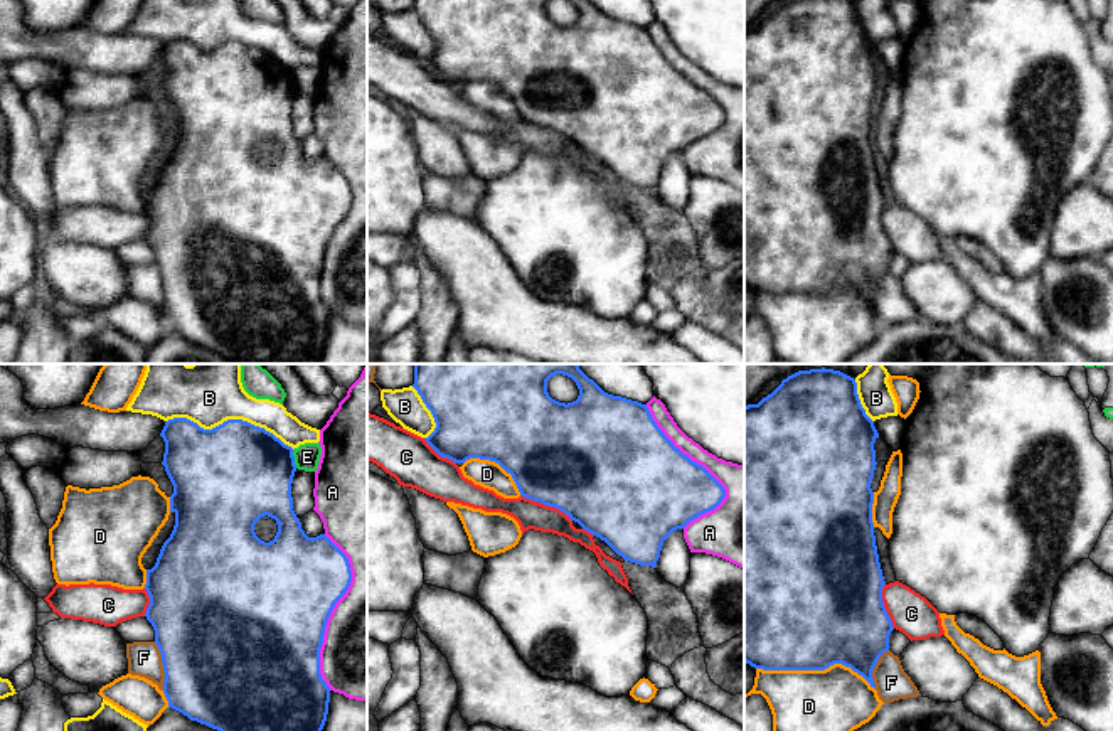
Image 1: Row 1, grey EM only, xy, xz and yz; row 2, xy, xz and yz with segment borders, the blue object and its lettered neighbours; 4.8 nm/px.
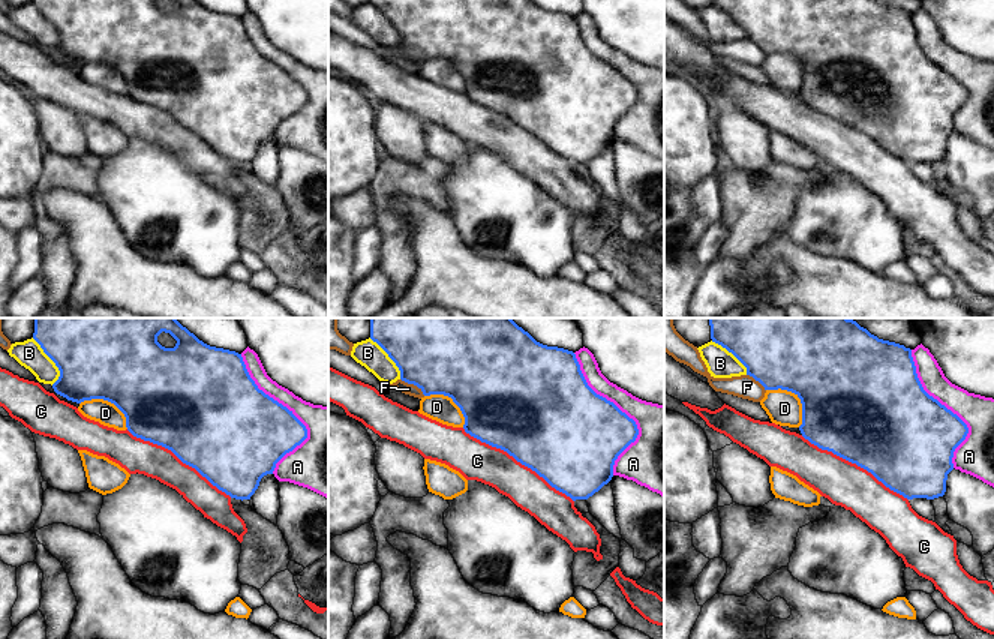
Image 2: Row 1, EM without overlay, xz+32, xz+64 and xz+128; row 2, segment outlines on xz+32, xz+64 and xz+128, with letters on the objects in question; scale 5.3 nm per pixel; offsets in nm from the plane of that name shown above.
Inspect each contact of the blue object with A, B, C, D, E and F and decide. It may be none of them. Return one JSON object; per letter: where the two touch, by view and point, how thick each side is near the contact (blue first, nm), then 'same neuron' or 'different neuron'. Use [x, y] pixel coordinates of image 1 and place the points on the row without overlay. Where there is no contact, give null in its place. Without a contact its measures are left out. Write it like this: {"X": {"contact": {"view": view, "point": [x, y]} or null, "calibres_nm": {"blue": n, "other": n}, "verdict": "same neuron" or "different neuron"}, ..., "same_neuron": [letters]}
{"A": {"contact": {"view": "xy", "point": [330, 234]}, "calibres_nm": {"blue": 500, "other": 420}, "verdict": "different neuron"}, "B": {"contact": {"view": "xy", "point": [229, 42]}, "calibres_nm": {"blue": 480, "other": 240}, "verdict": "different neuron"}, "C": {"contact": {"view": "xz", "point": [546, 127]}, "calibres_nm": {"blue": 500, "other": 140}, "verdict": "same neuron"}, "D": {"contact": {"view": "yz", "point": [815, 292]}, "calibres_nm": {"blue": 500, "other": 380}, "verdict": "different neuron"}, "E": {"contact": {"view": "xy", "point": [293, 81]}, "calibres_nm": {"blue": 460, "other": 120}, "verdict": "different neuron"}, "F": {"contact": {"view": "xy", "point": [164, 288]}, "calibres_nm": {"blue": 500, "other": 160}, "verdict": "different neuron"}, "same_neuron": ["C"]}

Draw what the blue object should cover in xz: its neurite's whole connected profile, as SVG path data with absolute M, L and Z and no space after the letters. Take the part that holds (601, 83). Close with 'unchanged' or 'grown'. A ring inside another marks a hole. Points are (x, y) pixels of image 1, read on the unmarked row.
M414 0L413 10L418 13L436 45L434 54L424 61L426 66L439 79L455 86L465 86L470 81L498 86L507 96L512 98L522 120L559 131L584 153L604 163L625 184L655 190L663 163L674 153L684 152L690 143L714 133L726 120L724 109L702 88L692 84L687 77L674 69L674 66L653 44L647 27L608 17L589 0L571 0L579 12L579 19L572 25L559 25L547 15L549 2L551 0Z; unchanged

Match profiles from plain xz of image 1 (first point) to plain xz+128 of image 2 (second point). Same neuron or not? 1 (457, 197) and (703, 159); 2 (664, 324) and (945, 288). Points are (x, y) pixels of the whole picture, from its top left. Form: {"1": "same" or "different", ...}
{"1": "different", "2": "same"}

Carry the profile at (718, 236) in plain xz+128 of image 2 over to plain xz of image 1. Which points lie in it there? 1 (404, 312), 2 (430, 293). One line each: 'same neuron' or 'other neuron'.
1: same neuron
2: other neuron

